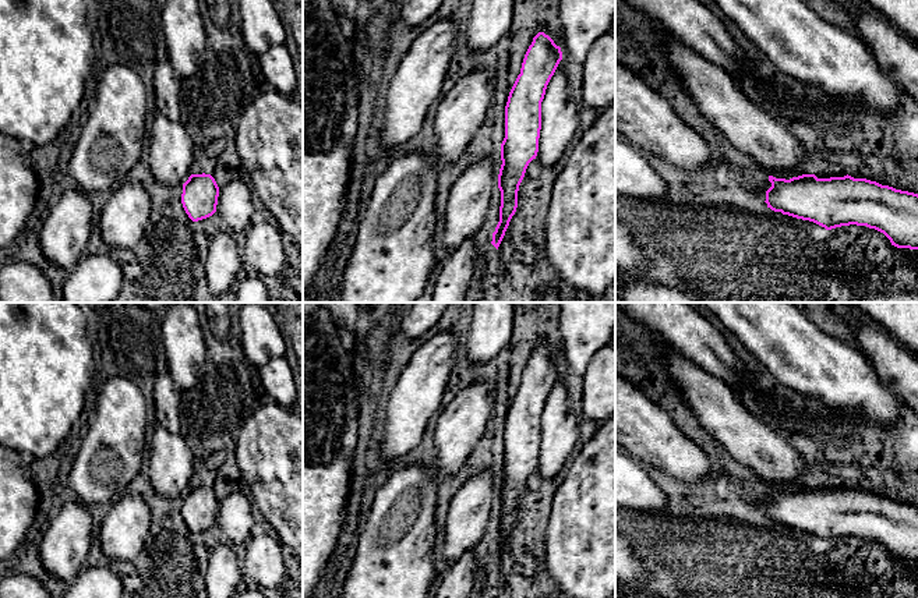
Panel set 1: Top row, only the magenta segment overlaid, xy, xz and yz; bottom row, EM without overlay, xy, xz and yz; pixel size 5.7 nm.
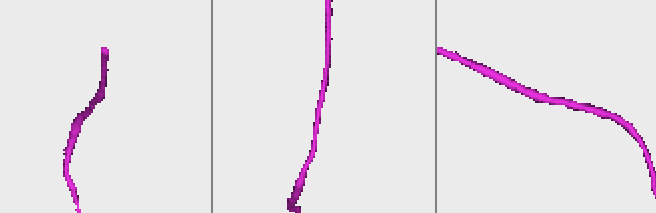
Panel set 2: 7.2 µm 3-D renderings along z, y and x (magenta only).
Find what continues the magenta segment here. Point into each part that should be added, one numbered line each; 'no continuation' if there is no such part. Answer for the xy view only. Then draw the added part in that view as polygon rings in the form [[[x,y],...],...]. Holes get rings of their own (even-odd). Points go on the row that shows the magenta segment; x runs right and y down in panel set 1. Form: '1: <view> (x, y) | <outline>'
no continuation

